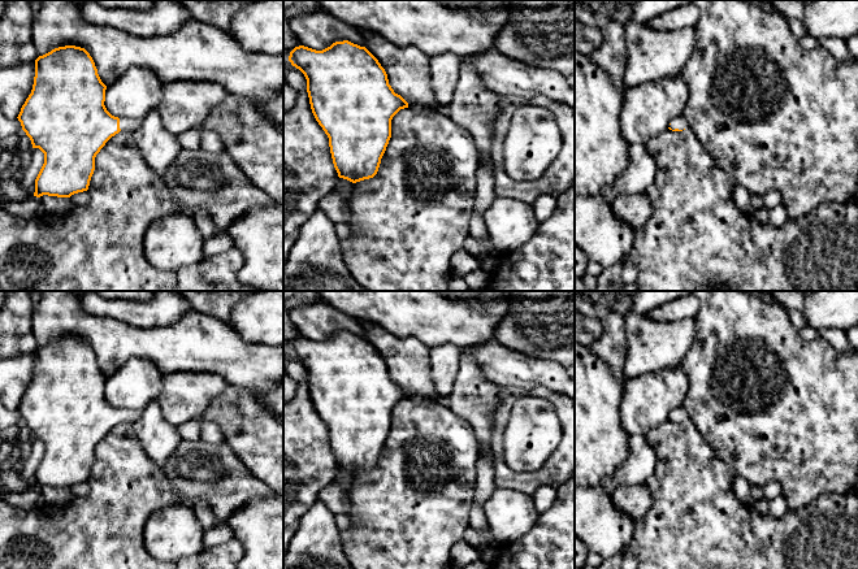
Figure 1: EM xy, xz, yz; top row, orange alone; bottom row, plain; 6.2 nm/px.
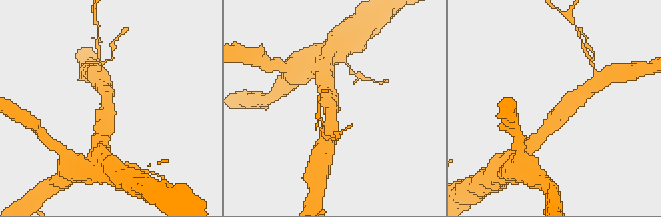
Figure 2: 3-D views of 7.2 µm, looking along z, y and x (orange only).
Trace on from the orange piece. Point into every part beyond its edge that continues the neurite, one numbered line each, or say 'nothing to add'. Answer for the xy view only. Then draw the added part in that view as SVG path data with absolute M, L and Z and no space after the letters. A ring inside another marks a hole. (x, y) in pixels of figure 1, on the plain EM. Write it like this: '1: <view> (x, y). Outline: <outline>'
1: xy (125, 415). Outline: M120 409L120 420L121 422L131 422L134 424L139 417L142 412L135 412L131 409Z

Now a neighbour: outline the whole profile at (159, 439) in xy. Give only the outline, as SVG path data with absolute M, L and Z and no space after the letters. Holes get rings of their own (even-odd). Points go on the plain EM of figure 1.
M157 400L142 411L140 417L134 422L134 431L146 455L159 468L164 466L182 440L177 427L165 421Z

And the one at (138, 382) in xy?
M130 359L105 381L104 396L118 409L142 412L157 400L164 374L147 359Z

